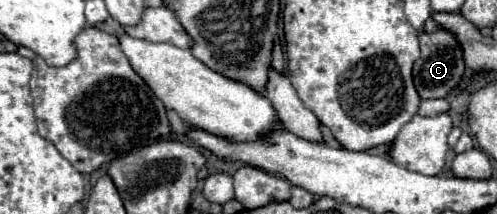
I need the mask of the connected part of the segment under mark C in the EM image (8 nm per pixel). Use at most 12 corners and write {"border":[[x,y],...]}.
{"border":[[423,33],[413,79],[421,99],[447,97],[465,75],[457,41]]}

